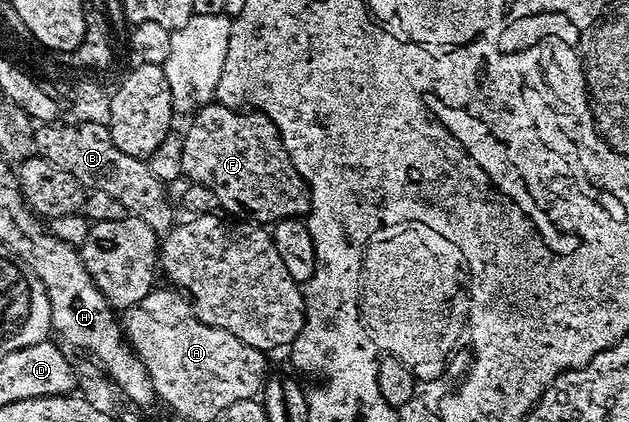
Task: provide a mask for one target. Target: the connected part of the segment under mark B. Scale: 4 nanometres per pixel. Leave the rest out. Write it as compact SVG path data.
M64 121L38 126L35 131L36 150L51 161L51 165L63 169L63 173L71 173L82 187L115 197L128 214L147 221L151 229L159 233L170 231L175 225L175 218L172 205L165 200L167 187L159 181L159 177L155 177L155 173L151 173L148 162L123 153L123 149L111 141L108 126L81 122L74 122L72 126L68 127Z

